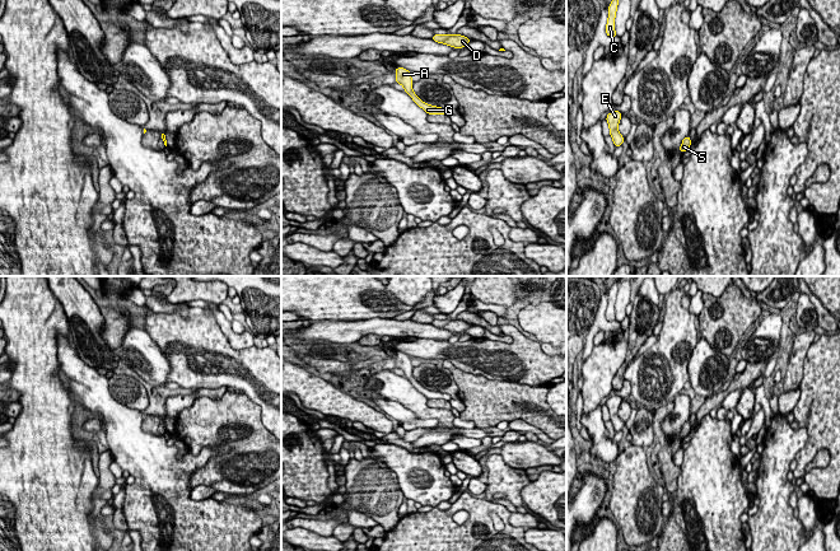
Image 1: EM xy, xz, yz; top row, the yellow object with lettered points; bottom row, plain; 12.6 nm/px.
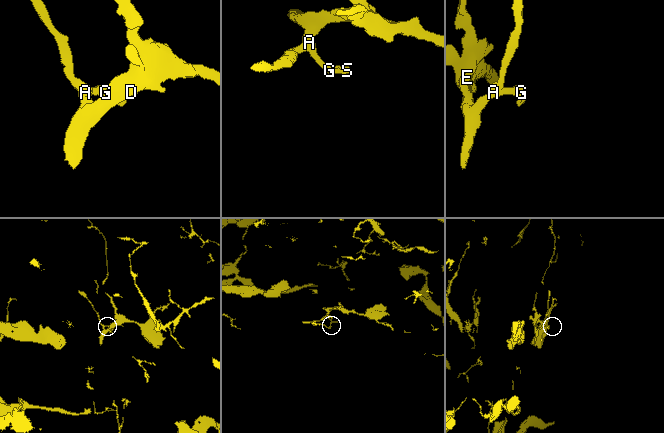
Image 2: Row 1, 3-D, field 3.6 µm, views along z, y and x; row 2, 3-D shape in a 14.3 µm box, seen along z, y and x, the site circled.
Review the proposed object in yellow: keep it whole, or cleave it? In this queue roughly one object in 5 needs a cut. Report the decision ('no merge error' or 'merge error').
no merge error

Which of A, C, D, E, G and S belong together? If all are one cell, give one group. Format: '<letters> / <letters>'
A C D E G S

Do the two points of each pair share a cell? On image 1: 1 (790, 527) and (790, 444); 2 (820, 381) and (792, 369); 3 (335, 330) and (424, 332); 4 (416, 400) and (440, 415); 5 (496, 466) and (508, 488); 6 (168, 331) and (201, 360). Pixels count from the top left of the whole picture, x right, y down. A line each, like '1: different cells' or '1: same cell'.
1: same cell
2: different cells
3: same cell
4: same cell
5: same cell
6: same cell

